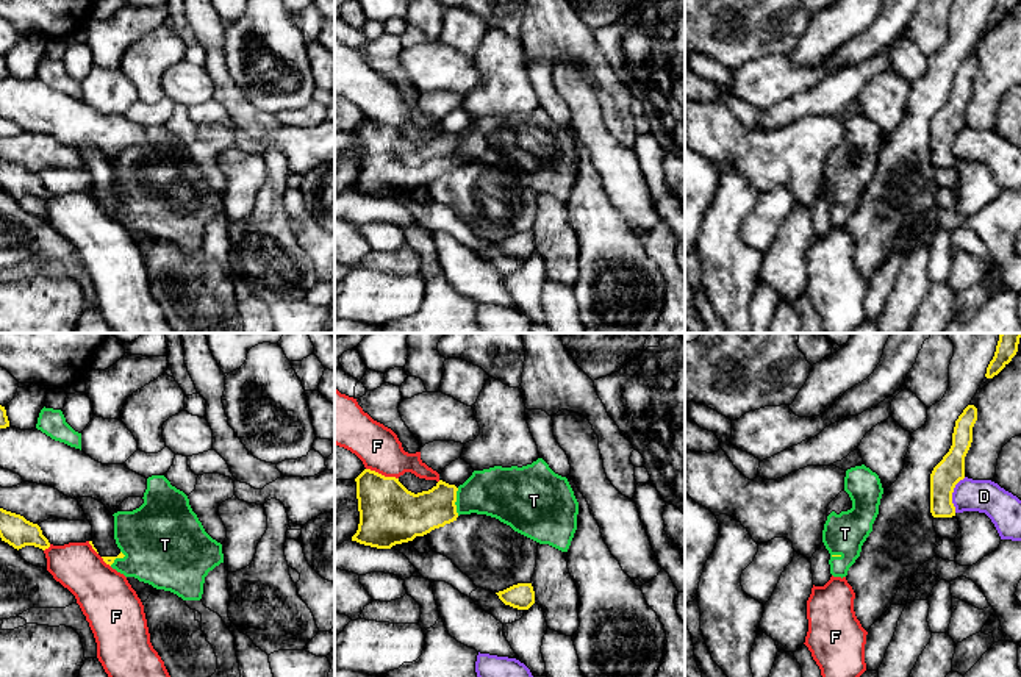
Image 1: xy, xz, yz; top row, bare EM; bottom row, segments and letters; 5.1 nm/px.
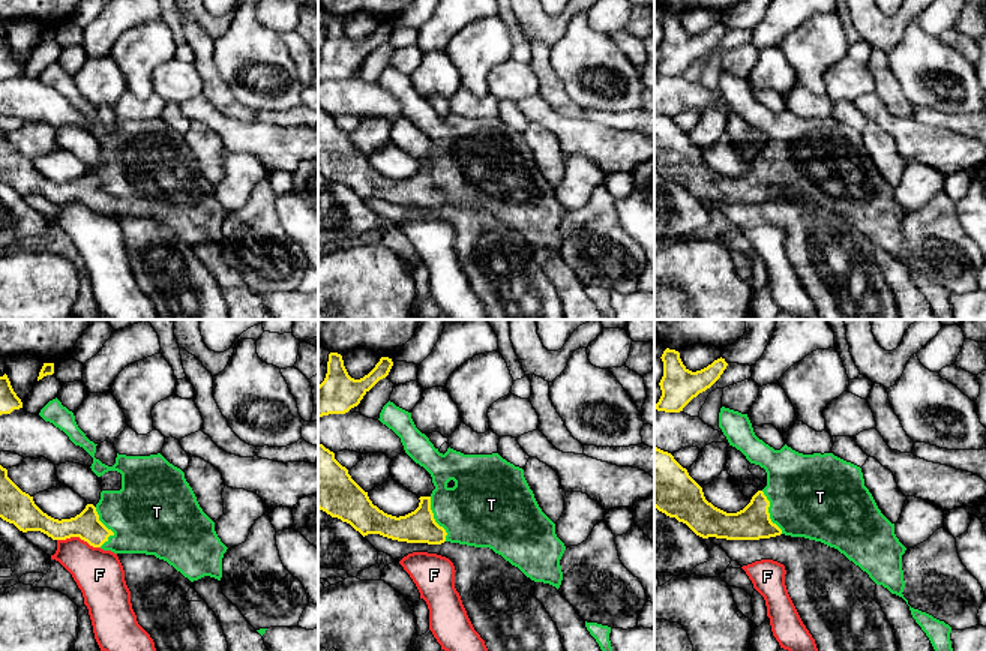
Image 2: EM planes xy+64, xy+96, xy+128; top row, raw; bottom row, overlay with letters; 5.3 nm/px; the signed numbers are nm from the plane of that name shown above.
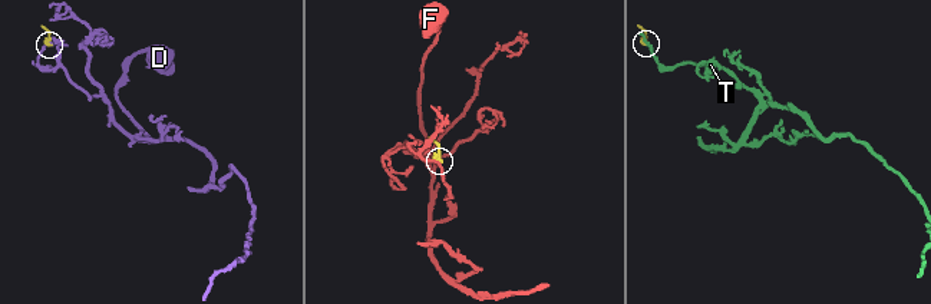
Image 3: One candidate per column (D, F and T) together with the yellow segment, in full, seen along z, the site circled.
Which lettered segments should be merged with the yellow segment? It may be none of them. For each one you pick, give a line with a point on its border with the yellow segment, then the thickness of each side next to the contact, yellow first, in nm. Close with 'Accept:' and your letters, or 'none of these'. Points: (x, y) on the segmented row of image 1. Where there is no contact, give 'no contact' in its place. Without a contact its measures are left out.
T: meets yellow in xz at (455, 501); 220 nm thick on the yellow side, 260 nm on the other
Accept: T

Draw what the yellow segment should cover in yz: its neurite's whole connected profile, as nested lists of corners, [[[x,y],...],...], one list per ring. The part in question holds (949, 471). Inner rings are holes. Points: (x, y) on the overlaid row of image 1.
[[[968,405],[955,421],[952,446],[930,474],[930,513],[933,518],[955,516],[952,493],[965,478],[965,457],[973,442],[973,427],[977,421],[977,408]]]

